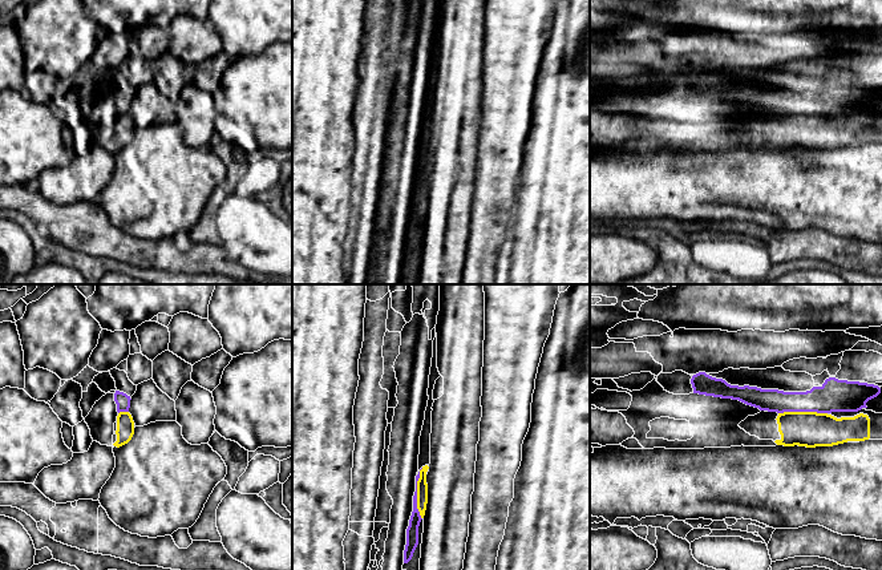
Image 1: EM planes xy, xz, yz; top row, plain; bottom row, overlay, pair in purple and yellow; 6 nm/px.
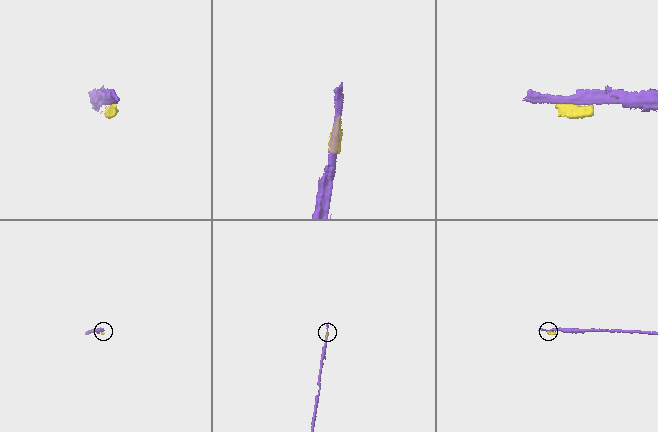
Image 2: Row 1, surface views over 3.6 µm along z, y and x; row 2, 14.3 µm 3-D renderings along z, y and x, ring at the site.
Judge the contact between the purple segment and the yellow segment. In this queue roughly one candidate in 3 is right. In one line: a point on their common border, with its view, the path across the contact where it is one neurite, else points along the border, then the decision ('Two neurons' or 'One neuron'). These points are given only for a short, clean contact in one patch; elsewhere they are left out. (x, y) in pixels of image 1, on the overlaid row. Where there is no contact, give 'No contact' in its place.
Touches purple at xz (416, 493). Two neurons

